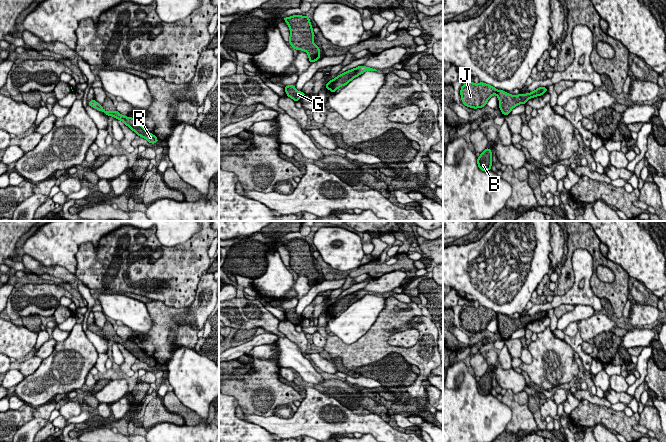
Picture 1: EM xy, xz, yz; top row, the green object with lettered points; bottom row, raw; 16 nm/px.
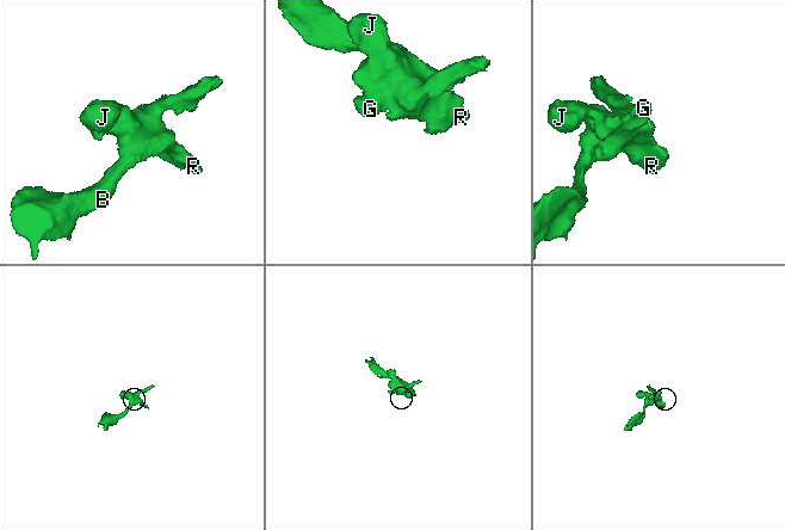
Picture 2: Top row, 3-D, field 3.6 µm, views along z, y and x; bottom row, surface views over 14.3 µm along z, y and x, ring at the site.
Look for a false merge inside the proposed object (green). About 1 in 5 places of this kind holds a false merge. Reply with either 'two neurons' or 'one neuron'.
one neuron

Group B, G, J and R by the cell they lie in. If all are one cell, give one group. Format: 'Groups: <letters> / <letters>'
Groups: B G J R

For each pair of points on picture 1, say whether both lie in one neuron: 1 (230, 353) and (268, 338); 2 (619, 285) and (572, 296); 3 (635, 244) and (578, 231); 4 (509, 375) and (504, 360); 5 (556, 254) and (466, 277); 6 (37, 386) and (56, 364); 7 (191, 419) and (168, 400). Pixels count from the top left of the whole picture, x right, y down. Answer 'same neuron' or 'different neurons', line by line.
1: same neuron
2: different neurons
3: different neurons
4: different neurons
5: different neurons
6: same neuron
7: same neuron

